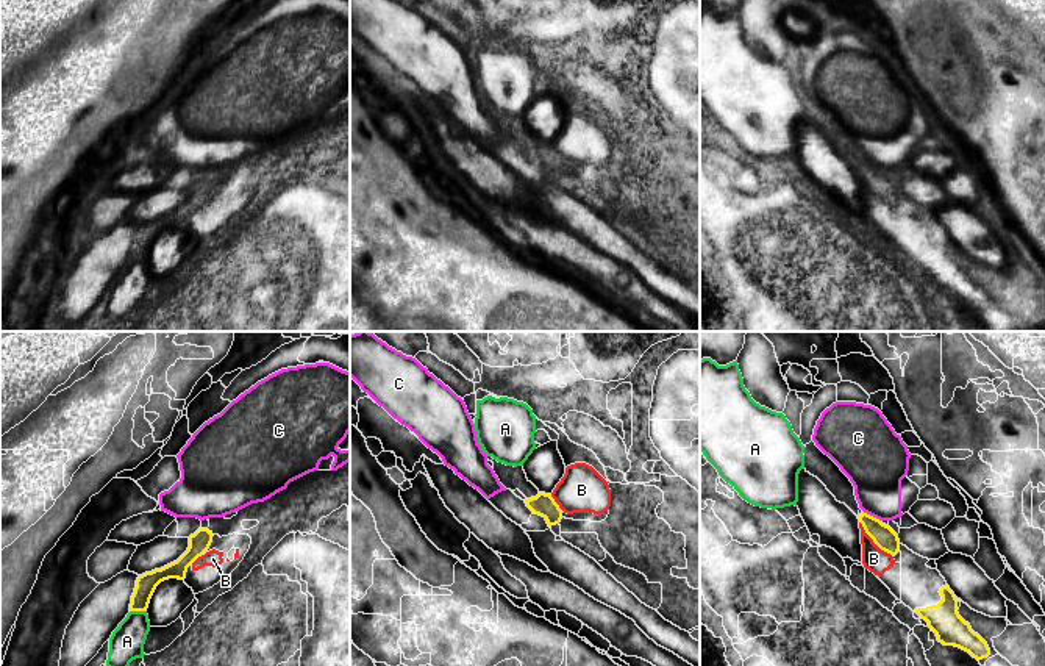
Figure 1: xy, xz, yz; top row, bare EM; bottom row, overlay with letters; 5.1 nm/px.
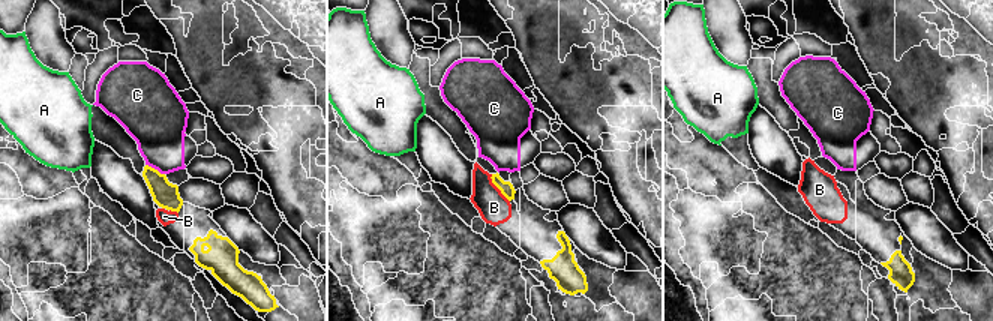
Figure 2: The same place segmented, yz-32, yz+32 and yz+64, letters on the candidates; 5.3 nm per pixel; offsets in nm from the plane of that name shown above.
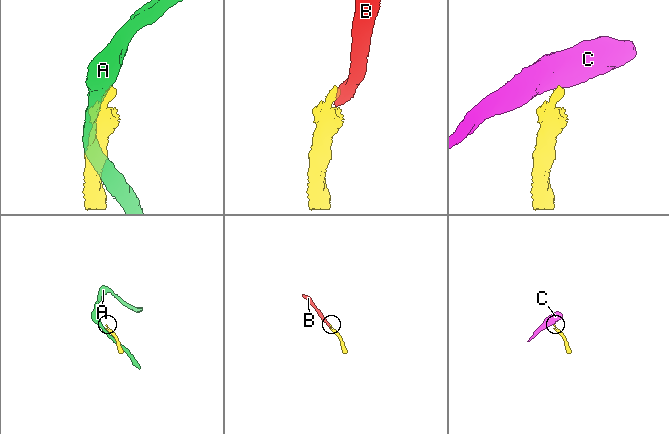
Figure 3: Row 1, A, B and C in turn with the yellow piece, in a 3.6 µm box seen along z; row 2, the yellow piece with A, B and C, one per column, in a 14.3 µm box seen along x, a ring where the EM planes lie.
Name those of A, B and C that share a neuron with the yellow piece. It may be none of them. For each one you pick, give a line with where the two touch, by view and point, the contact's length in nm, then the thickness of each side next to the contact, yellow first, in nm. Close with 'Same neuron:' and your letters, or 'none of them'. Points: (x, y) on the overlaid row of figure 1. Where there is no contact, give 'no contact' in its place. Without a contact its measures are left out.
B: yz (872, 538) | 240 nm | 110/120 nm
Same neuron: B

